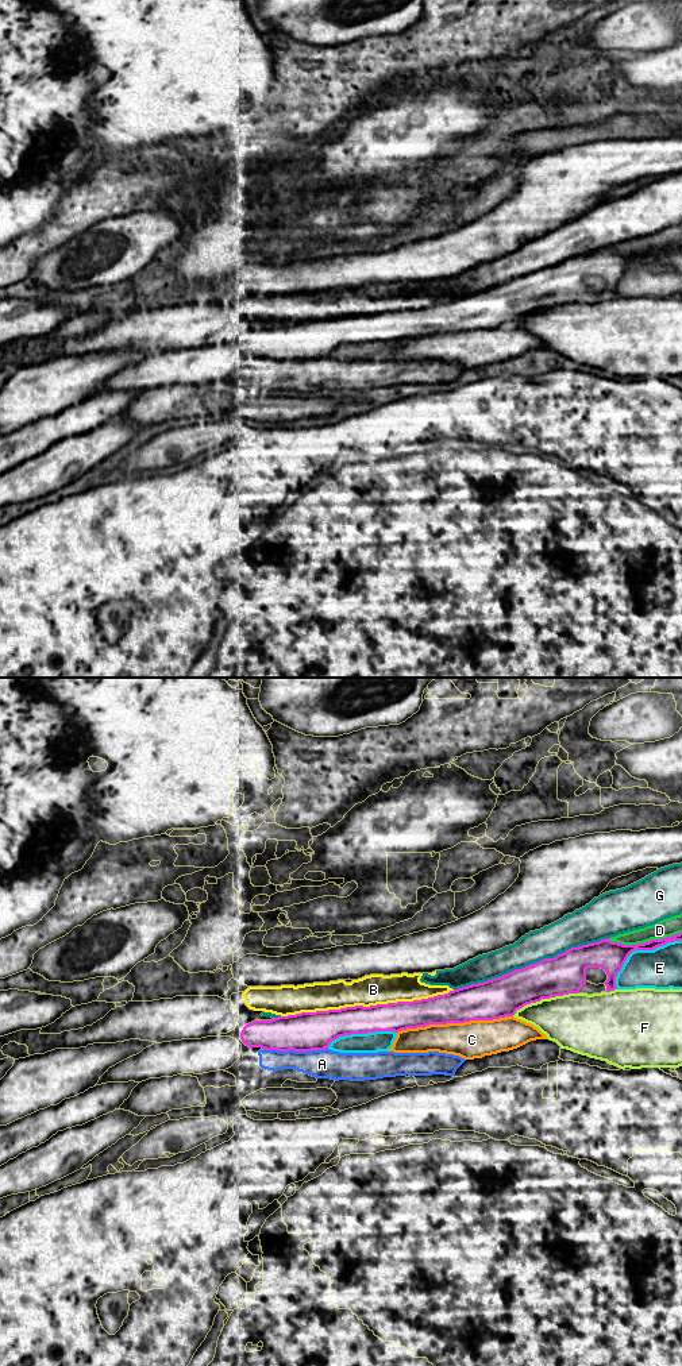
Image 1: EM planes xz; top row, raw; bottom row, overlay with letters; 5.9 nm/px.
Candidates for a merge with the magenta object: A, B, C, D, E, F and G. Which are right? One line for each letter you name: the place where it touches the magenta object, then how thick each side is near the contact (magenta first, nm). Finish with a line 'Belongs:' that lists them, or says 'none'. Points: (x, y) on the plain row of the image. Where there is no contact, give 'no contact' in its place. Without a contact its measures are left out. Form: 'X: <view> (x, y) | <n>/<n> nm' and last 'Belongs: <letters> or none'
Belongs: none

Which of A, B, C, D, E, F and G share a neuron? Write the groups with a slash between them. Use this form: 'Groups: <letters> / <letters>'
Groups: A / B / C / D / E / F / G

